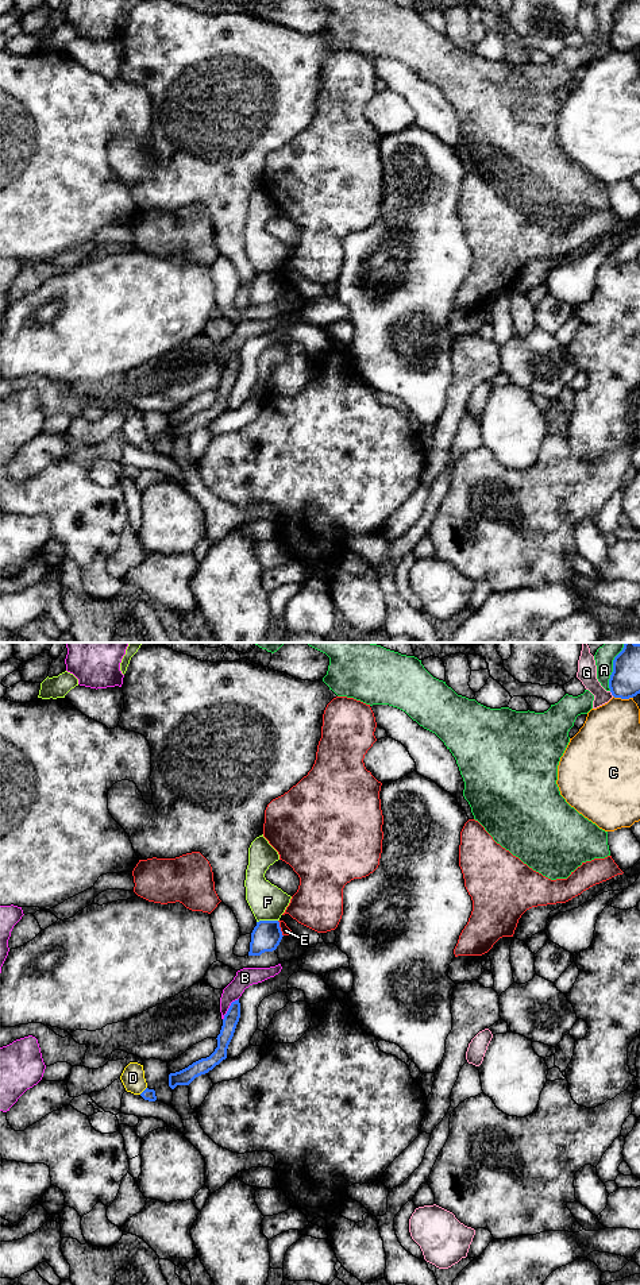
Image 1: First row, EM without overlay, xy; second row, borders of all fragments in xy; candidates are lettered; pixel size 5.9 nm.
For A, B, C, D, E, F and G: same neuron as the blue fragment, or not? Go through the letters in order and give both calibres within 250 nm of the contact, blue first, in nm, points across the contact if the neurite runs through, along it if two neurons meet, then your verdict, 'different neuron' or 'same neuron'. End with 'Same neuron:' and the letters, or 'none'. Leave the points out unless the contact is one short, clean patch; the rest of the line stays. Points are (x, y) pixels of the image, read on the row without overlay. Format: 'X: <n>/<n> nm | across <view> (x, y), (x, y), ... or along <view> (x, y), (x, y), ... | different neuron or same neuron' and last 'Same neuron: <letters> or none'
A: 180/120 nm | different neuron
B: 90/120 nm | different neuron
C: 180/360 nm | different neuron
D: 70/140 nm | different neuron
E: 180/50 nm | different neuron
F: 180/220 nm | along xy (277, 271), (259, 271), (257, 274) | different neuron
G: 180/110 nm | along xy (609, 43), (613, 47) | different neuron
Same neuron: none

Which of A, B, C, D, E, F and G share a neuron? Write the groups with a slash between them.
A / B / C / D / E / F / G

